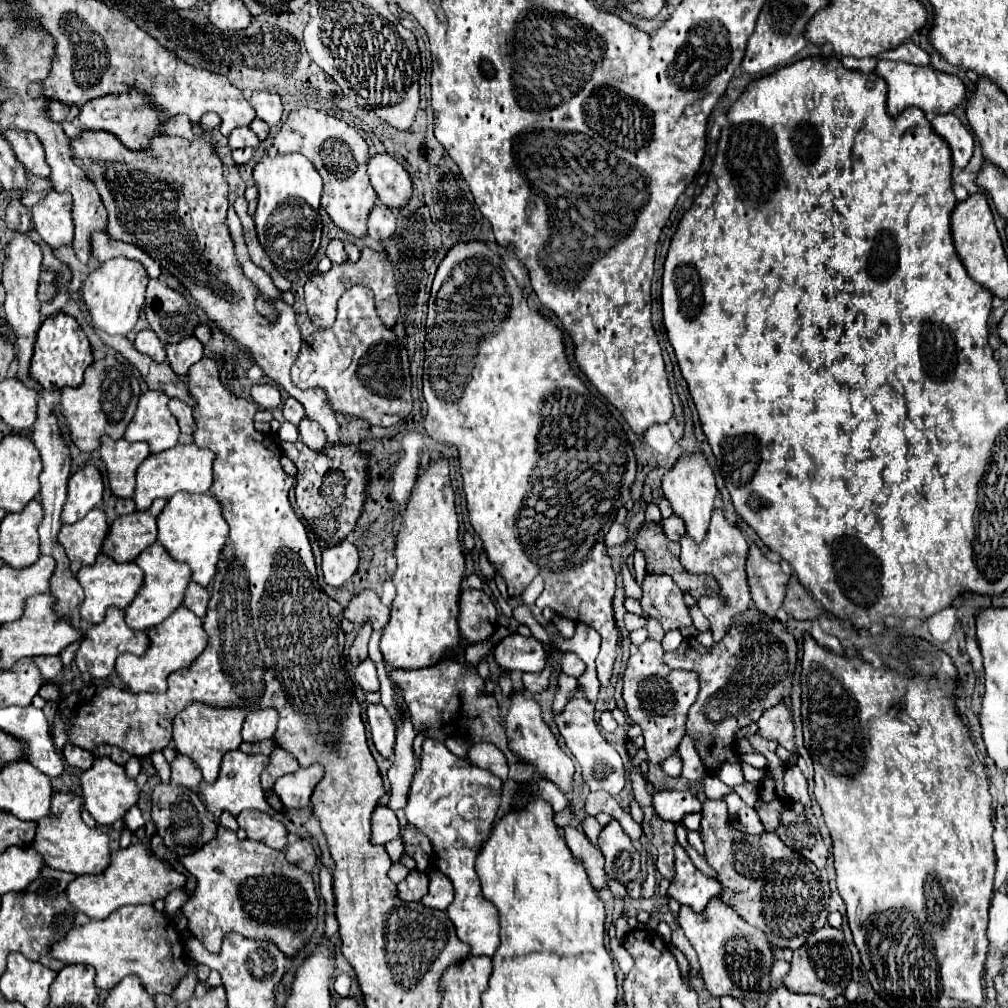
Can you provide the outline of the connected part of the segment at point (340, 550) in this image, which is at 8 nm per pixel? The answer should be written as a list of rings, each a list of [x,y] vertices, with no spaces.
[[[340,542],[338,546],[326,548],[322,552],[322,574],[326,584],[342,586],[354,576],[358,568],[358,550],[352,542]]]

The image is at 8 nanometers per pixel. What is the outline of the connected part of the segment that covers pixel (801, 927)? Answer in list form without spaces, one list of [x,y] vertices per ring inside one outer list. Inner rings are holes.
[[[706,800],[702,806],[702,842],[706,846],[706,862],[718,872],[720,884],[726,886],[724,902],[730,904],[748,924],[764,930],[768,940],[776,948],[798,950],[812,932],[822,928],[828,920],[828,900],[830,884],[822,878],[822,872],[804,856],[788,848],[774,832],[764,832],[760,836],[748,836],[732,830],[728,826],[728,810],[724,800]]]

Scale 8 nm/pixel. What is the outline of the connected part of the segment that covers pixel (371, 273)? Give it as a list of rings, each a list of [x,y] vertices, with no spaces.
[[[364,248],[362,256],[358,262],[344,262],[344,264],[332,264],[332,268],[322,274],[322,272],[314,272],[306,286],[306,302],[308,302],[308,316],[312,320],[312,324],[316,328],[330,328],[334,318],[336,318],[336,302],[338,298],[344,294],[344,290],[348,290],[348,286],[354,284],[364,284],[368,286],[374,296],[376,296],[376,306],[378,306],[378,316],[382,320],[384,326],[392,328],[396,324],[396,316],[398,316],[398,294],[396,294],[396,282],[394,282],[394,272],[392,272],[392,264],[388,262],[388,258],[382,252],[376,252],[372,248]]]

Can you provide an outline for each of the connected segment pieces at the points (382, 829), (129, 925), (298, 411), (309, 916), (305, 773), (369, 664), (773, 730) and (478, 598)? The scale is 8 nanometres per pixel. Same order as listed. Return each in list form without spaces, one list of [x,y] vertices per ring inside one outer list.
[[[378,806],[372,814],[372,840],[370,842],[386,844],[398,836],[400,836],[400,828],[398,828],[396,814],[386,806]]]
[[[122,906],[104,920],[92,920],[84,926],[72,928],[64,940],[50,946],[50,956],[64,964],[92,966],[96,970],[94,984],[100,990],[112,990],[112,986],[116,986],[116,982],[120,982],[124,976],[134,974],[140,978],[148,994],[170,994],[188,970],[184,962],[182,940],[176,942],[174,936],[172,948],[170,940],[166,938],[170,928],[170,918],[166,918],[162,912],[156,912],[152,906]]]
[[[288,396],[286,398],[286,402],[284,402],[284,406],[282,406],[282,414],[284,414],[284,418],[288,420],[288,422],[292,422],[292,424],[298,424],[306,414],[304,414],[304,408],[300,406],[300,402],[296,400],[296,398],[292,398],[292,396]]]
[[[220,826],[216,838],[204,844],[200,850],[180,856],[180,864],[196,878],[196,890],[182,906],[182,914],[188,920],[188,930],[204,944],[212,954],[220,950],[220,938],[228,932],[238,932],[246,938],[264,938],[272,940],[286,956],[294,956],[296,950],[310,940],[316,930],[316,912],[318,912],[318,894],[314,880],[308,872],[292,866],[282,850],[274,850],[254,840],[240,840],[236,832],[230,832]]]
[[[314,764],[312,768],[300,768],[292,774],[280,776],[274,782],[274,792],[282,800],[284,808],[306,808],[310,804],[310,794],[322,780],[324,768]]]
[[[370,658],[358,664],[356,668],[356,682],[366,690],[366,692],[376,692],[378,690],[378,676],[376,676],[376,666]]]
[[[776,704],[774,708],[766,710],[758,720],[758,730],[764,738],[776,740],[788,752],[796,752],[794,726],[792,726],[790,710],[786,704]]]
[[[462,590],[458,628],[470,644],[490,640],[496,626],[496,608],[482,590]]]

